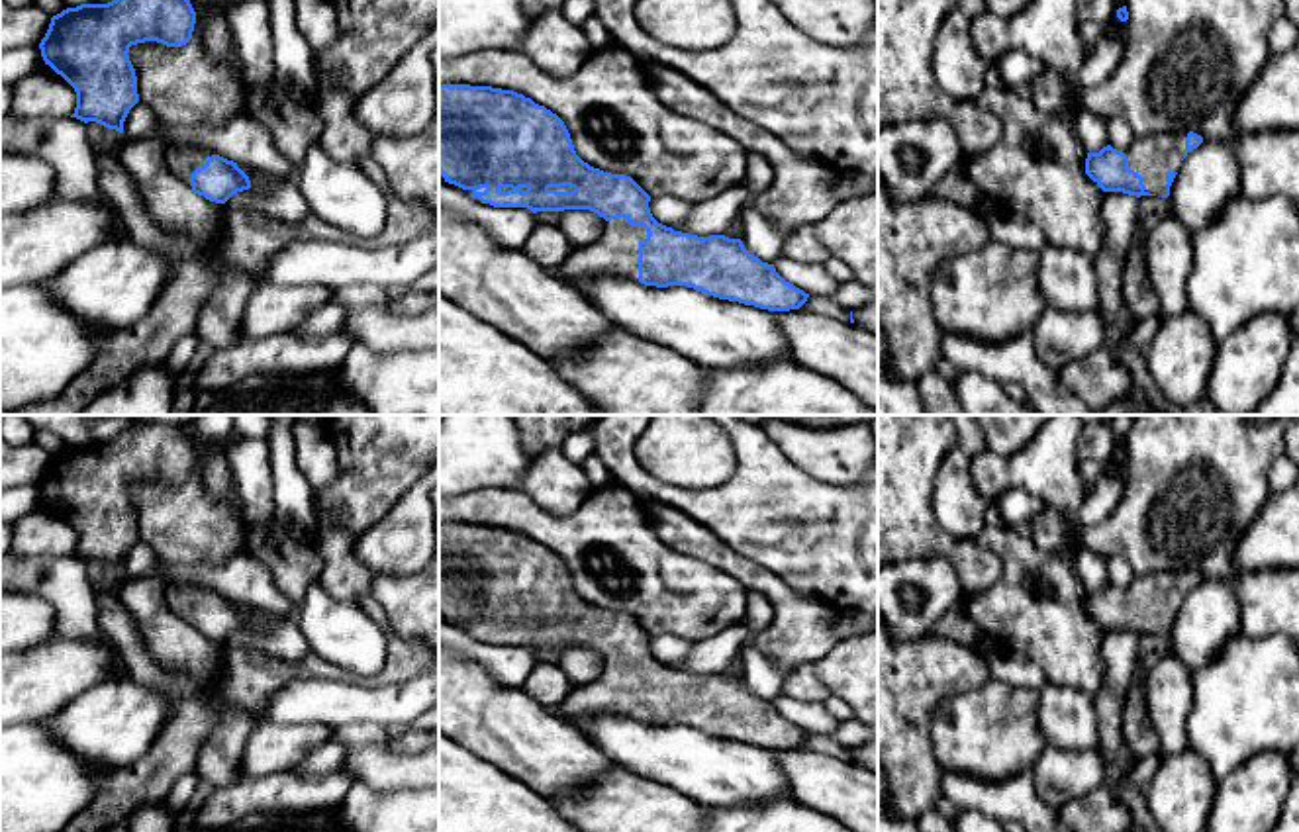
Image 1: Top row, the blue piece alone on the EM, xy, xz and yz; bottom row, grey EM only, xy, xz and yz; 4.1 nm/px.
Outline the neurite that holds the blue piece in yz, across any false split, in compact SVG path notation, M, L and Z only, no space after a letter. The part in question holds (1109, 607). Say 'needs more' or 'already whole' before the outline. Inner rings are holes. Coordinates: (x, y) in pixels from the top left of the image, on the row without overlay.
needs more; M1193 570L1134 576L1125 591L1111 583L1087 591L1085 613L1103 630L1168 636L1181 599L1201 581L1203 576Z

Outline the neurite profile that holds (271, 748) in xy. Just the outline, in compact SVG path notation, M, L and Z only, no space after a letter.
M255 724L243 752L241 775L290 771L317 746L329 742L333 730L323 724Z

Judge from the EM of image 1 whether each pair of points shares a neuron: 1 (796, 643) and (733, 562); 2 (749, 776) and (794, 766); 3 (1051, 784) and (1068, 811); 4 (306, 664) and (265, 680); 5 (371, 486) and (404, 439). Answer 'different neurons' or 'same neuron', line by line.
1: same neuron
2: different neurons
3: different neurons
4: same neuron
5: same neuron

